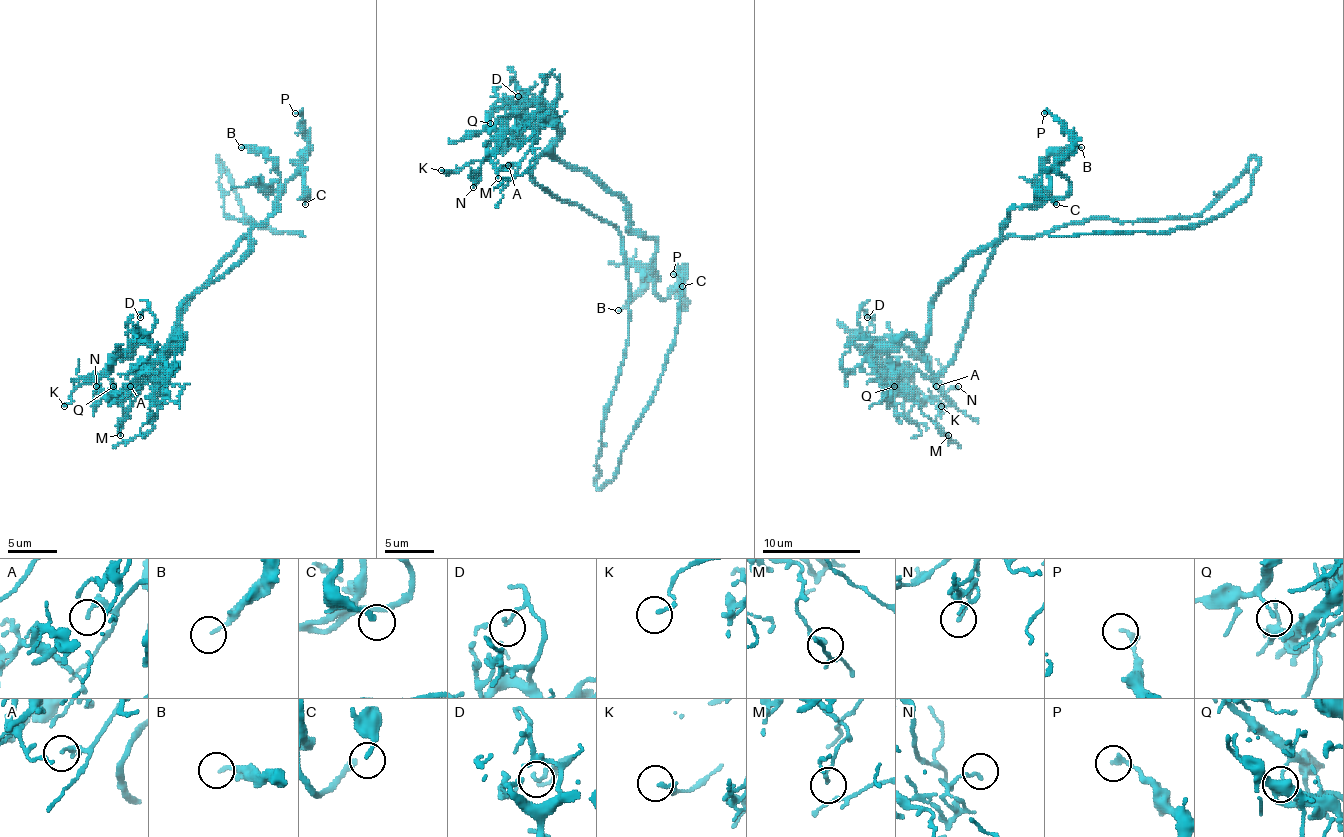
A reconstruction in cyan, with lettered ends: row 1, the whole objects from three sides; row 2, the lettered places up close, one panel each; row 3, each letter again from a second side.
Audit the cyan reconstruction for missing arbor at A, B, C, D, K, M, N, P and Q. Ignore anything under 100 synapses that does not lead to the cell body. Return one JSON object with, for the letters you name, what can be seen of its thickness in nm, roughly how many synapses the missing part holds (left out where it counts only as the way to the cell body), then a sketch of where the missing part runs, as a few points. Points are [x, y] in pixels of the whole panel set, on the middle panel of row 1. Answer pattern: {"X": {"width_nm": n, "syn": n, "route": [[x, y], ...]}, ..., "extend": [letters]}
{"extend": []}

